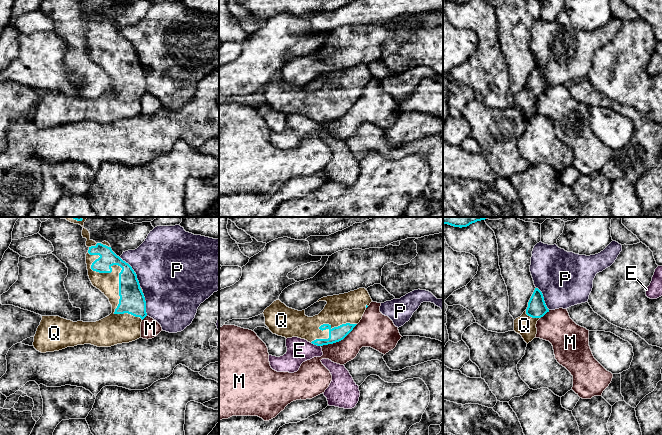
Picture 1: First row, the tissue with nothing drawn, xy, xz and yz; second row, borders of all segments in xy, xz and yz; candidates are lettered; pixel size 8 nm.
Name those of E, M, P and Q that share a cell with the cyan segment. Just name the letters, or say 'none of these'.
Q

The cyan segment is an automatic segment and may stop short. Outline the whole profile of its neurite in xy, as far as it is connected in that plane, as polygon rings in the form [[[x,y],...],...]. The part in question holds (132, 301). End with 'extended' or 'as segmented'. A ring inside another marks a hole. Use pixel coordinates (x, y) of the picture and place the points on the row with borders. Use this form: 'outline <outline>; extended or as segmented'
outline [[[87,217],[64,218],[71,223],[79,224],[83,227],[82,236],[87,239],[86,246],[89,248],[86,254],[89,279],[92,285],[109,299],[112,305],[112,313],[96,322],[73,322],[59,316],[42,316],[34,336],[34,348],[41,353],[46,353],[84,344],[91,344],[97,347],[111,347],[141,338],[141,322],[147,316],[147,313],[145,297],[140,288],[136,273],[128,263],[112,251],[108,242],[96,243],[90,239],[89,231],[83,226]]]; extended

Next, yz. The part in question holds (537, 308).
outline [[[535,288],[528,302],[527,309],[520,317],[514,320],[514,331],[520,334],[528,344],[536,338],[537,321],[547,312],[549,312],[549,309],[545,304],[543,294],[538,288]]]; extended

